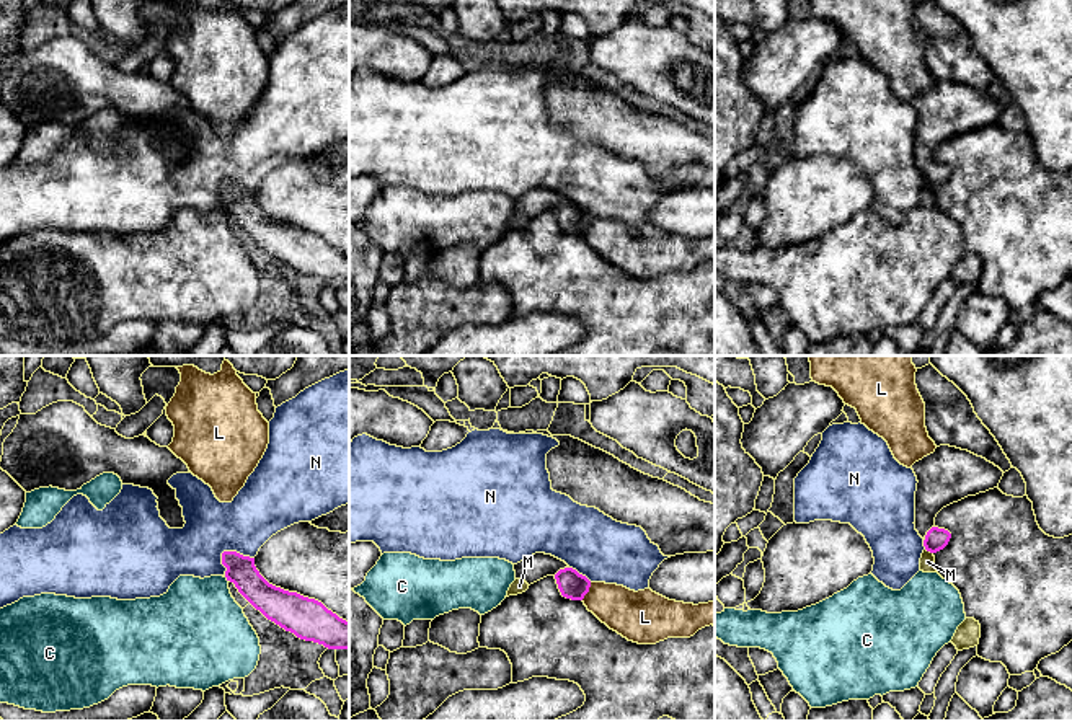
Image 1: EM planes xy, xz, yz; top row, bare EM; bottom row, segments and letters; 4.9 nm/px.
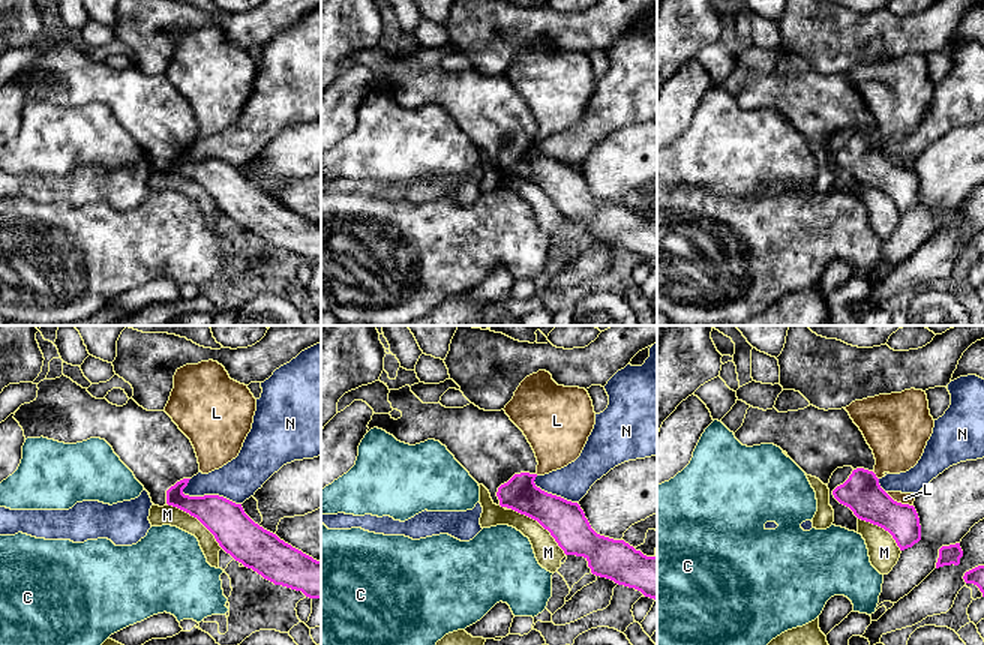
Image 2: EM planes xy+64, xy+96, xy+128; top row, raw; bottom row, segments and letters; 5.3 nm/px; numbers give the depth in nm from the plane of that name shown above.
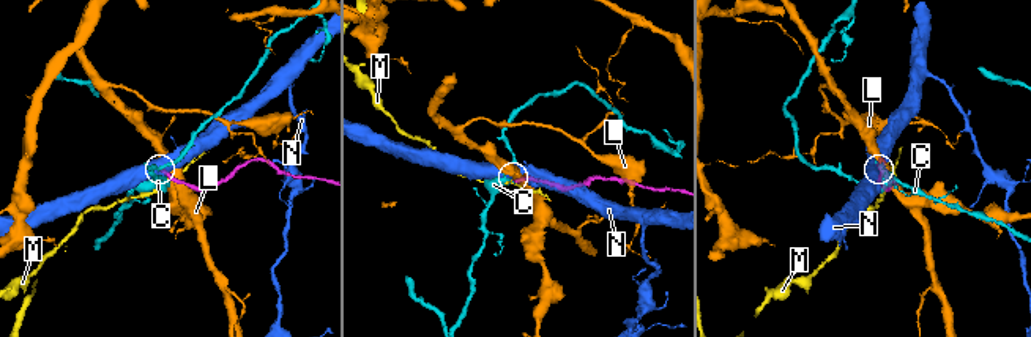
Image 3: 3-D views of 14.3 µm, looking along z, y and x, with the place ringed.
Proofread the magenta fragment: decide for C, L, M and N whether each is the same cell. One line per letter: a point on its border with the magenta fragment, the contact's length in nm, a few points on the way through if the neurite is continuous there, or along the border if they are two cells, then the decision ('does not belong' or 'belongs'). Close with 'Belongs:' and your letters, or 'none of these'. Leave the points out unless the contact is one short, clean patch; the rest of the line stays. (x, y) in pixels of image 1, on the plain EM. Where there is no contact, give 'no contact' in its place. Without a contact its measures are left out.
C: xy (227, 214) | 30 nm | along xy (225, 211), (227, 216) | does not belong
L: xz (588, 225) | 100 nm | along xz (591, 217), (581, 234) | does not belong
M: yz (929, 185) | 50 nm | does not belong
N: xy (225, 186) | 180 nm | does not belong
Belongs: none of these

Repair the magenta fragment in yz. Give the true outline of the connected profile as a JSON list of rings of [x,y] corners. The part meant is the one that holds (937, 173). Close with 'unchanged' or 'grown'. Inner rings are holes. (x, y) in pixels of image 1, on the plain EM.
[[[950,80],[912,100],[917,111],[915,165],[930,188],[943,184],[951,168],[935,160],[937,148],[968,130],[999,122],[1003,106],[982,91]]]; grown

